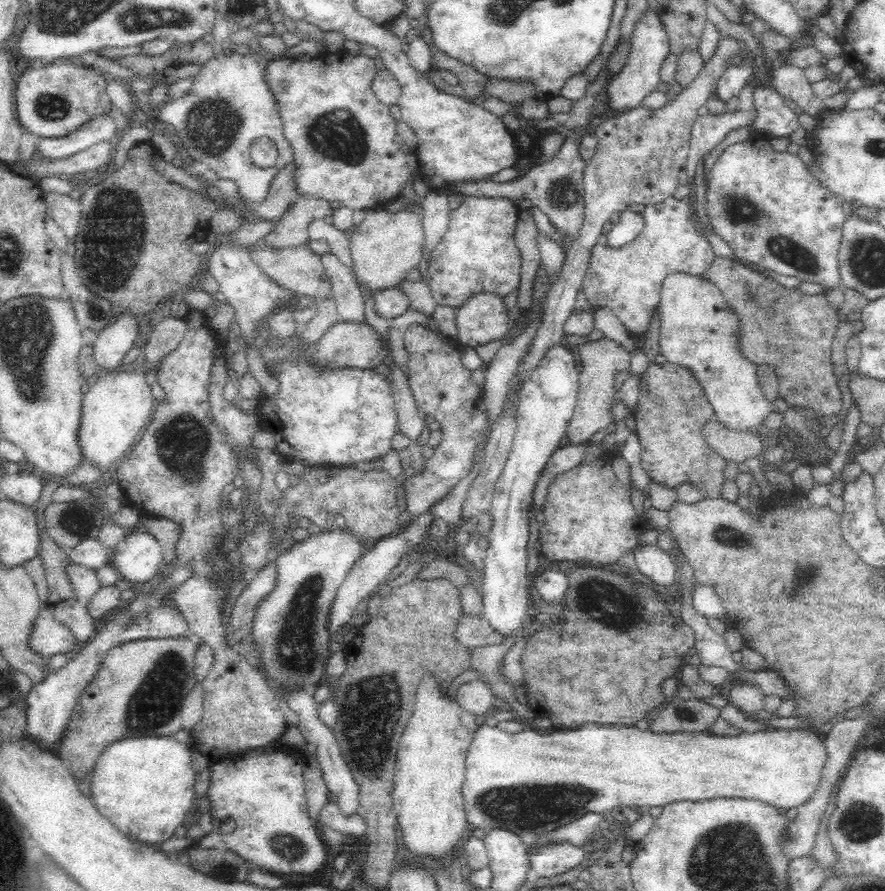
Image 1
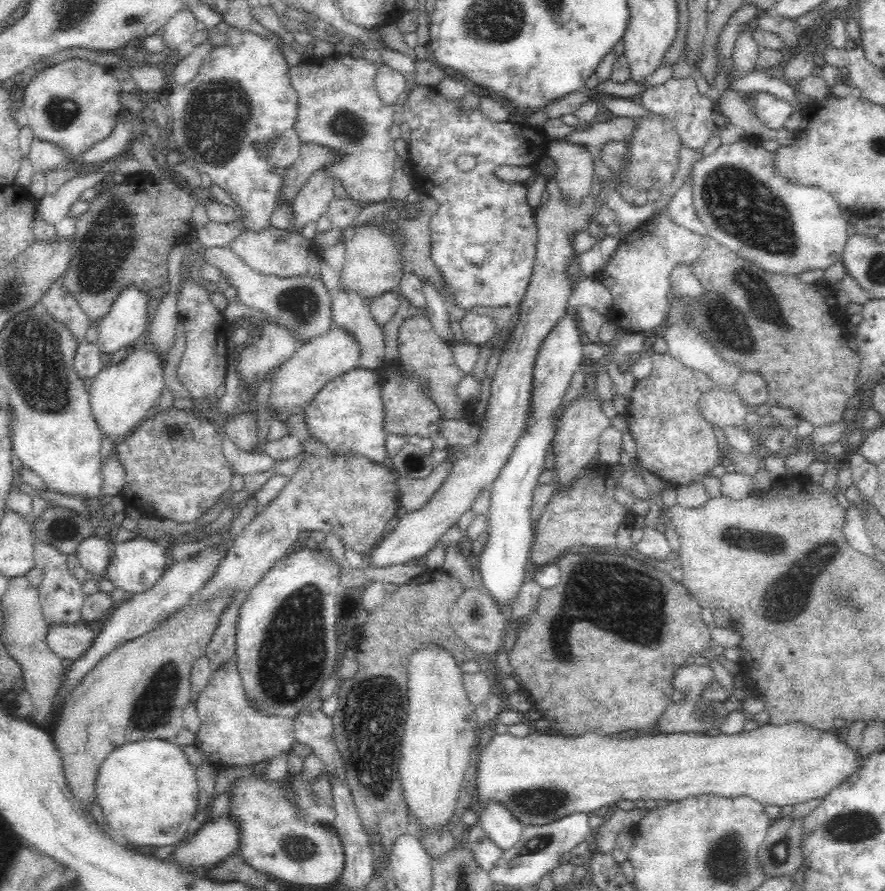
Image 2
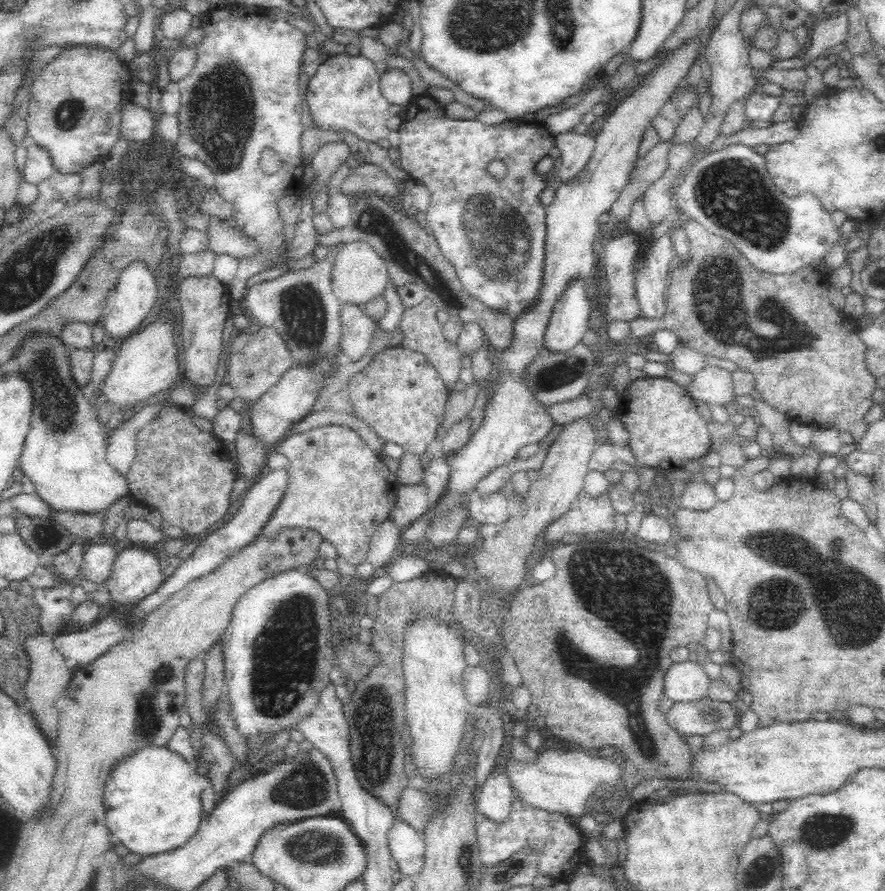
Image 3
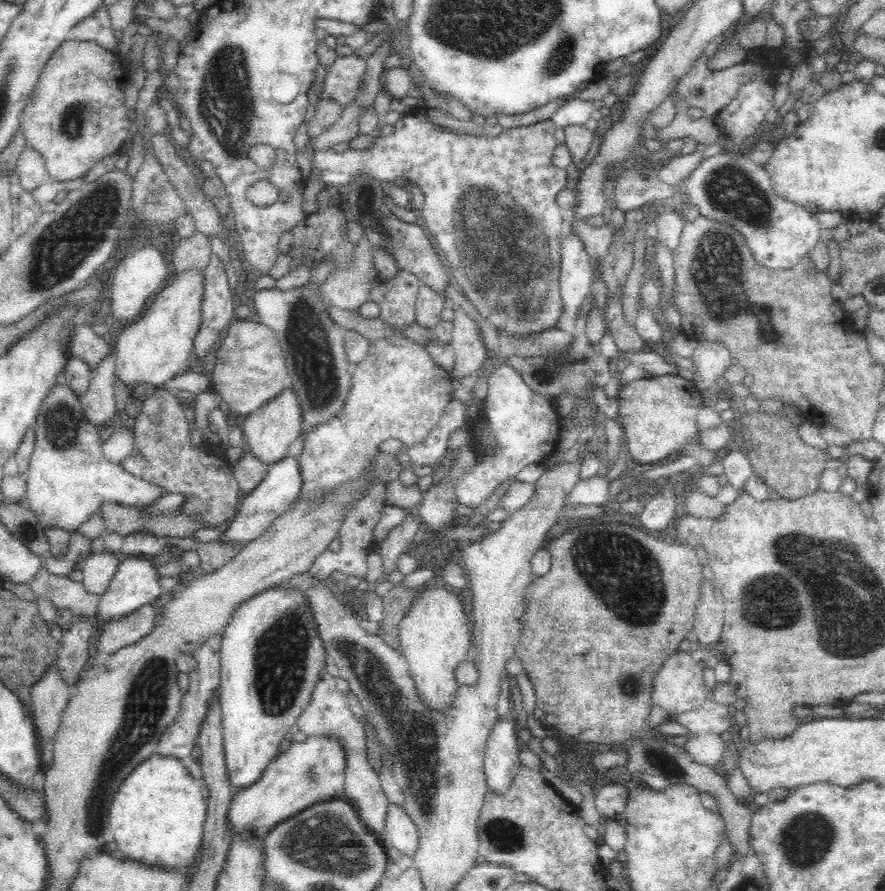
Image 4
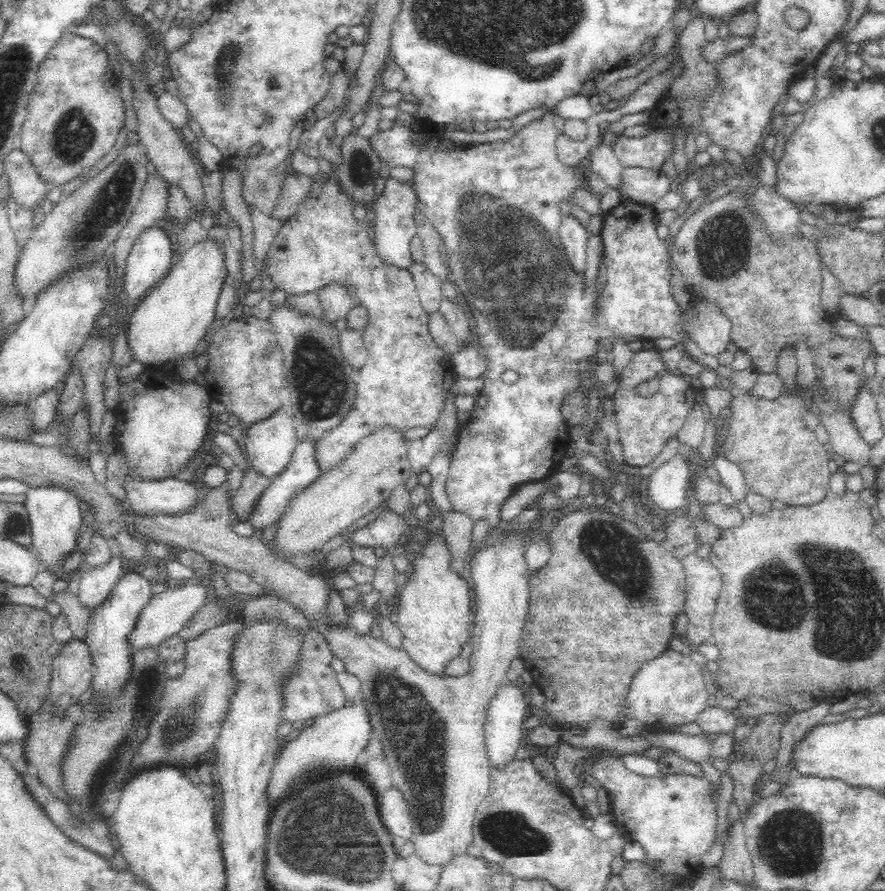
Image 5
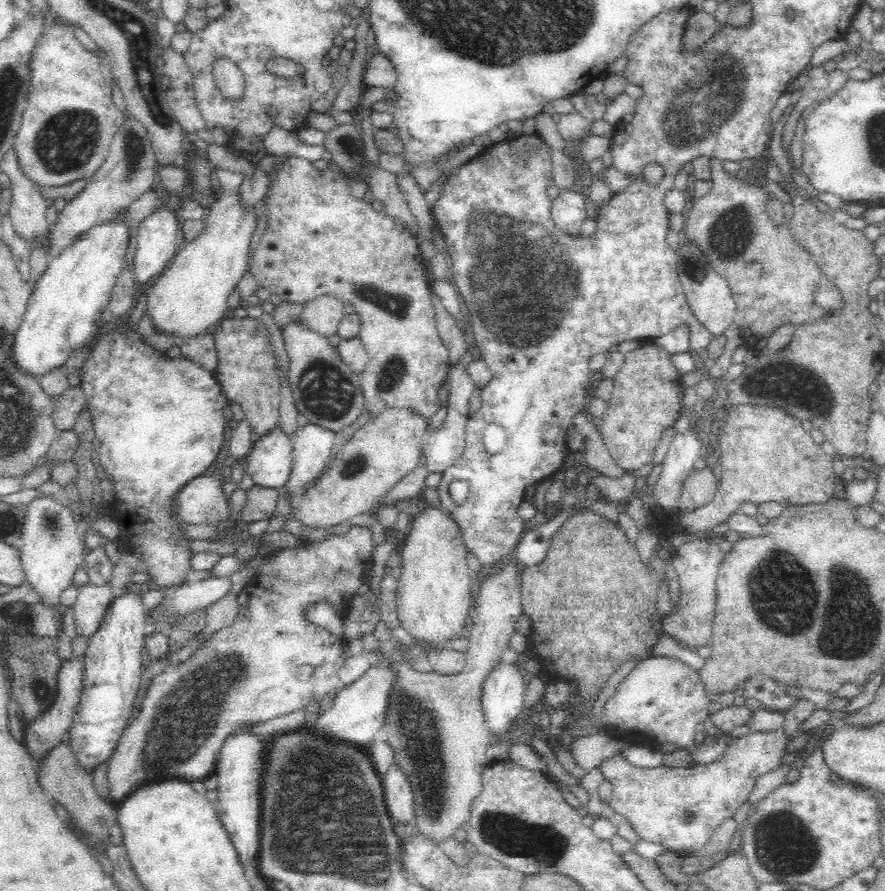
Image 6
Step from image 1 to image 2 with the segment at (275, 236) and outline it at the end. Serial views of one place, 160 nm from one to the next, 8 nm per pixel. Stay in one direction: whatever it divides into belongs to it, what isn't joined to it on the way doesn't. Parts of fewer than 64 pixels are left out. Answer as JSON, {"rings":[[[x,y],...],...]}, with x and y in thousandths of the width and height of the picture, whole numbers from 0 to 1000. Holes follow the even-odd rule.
{"rings":[[[366,187],[350,198],[330,229],[337,241],[334,257],[330,256],[330,259],[340,259],[345,251],[355,249],[367,240],[371,228],[376,221],[377,203],[376,193]]]}

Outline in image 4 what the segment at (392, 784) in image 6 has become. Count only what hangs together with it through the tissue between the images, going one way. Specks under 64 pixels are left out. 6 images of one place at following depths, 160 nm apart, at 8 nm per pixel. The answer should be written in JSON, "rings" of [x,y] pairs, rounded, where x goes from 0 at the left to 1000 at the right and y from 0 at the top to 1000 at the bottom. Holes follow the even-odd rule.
{"rings":[[[443,900],[437,902],[433,933],[440,948],[447,952],[453,960],[466,962],[470,956],[473,944],[471,929],[454,903]]]}

